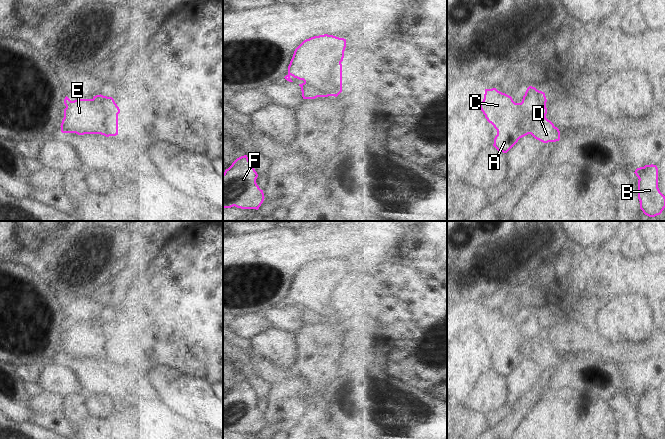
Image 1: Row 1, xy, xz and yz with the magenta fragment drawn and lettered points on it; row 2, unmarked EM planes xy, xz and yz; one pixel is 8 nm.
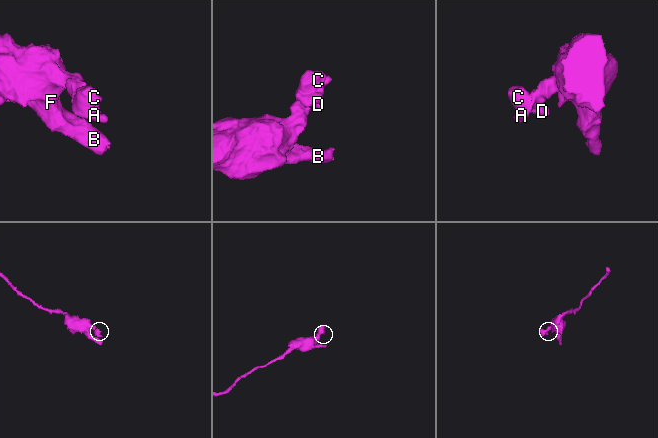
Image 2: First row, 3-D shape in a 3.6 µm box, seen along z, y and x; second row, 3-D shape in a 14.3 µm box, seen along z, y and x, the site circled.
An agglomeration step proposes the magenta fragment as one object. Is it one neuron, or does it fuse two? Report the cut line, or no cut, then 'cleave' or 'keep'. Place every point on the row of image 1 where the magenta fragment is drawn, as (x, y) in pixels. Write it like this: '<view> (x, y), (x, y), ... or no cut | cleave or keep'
xz (340, 62), (333, 65), (328, 77), (316, 85), (304, 82) | cleave

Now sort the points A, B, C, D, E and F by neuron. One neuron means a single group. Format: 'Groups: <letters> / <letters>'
Groups: A C E / B D F

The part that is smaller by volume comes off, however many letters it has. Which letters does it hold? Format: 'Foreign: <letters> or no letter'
Foreign: A, C, E

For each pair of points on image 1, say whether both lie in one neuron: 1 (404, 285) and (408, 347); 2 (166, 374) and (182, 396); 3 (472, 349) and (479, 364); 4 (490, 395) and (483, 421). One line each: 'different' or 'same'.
1: same
2: same
3: same
4: different

